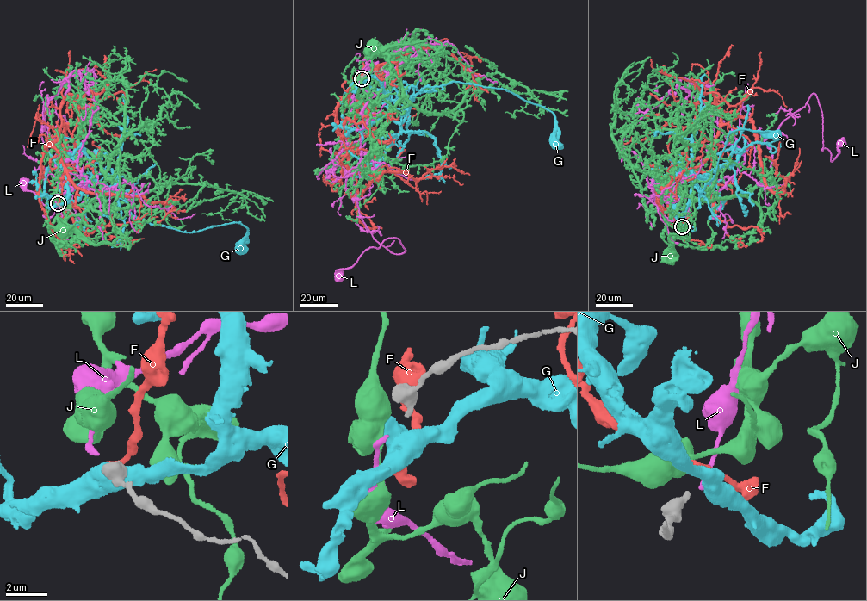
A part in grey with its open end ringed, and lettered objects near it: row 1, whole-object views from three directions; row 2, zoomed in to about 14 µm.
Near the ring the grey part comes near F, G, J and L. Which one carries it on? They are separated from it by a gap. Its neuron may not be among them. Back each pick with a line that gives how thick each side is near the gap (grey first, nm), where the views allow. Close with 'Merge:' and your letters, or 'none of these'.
L: Thickness 320 nm (grey) against 240 nm
Merge: L

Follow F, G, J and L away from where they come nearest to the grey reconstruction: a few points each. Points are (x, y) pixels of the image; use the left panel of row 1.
F: (58, 201), (67, 175), (58, 150), (44, 145), (64, 125), (67, 204), (79, 226), (92, 232), (157, 217)
G: (58, 204), (90, 179), (113, 184), (133, 214), (155, 225), (192, 232), (240, 223), (240, 248)
J: (56, 201), (62, 151), (90, 153), (104, 174), (101, 204), (129, 247), (125, 238), (94, 244), (61, 228)
L: (56, 202), (73, 188), (58, 184), (55, 155), (95, 152), (100, 170), (79, 204), (47, 207), (24, 182)

